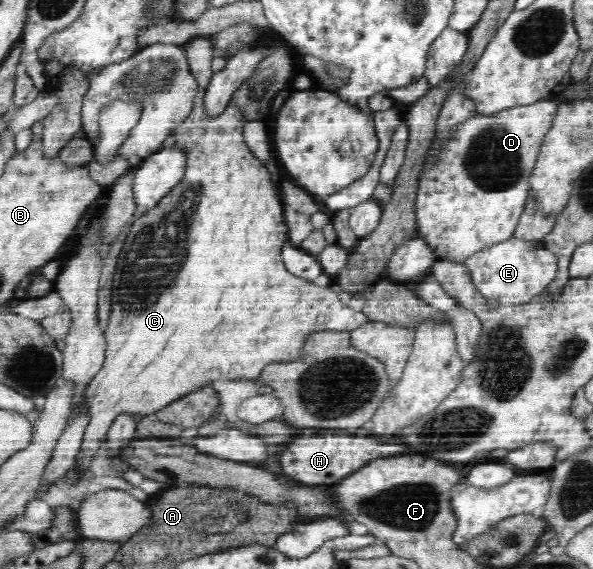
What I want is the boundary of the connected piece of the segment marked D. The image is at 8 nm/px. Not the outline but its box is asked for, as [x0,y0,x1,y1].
[415,100,559,263]

